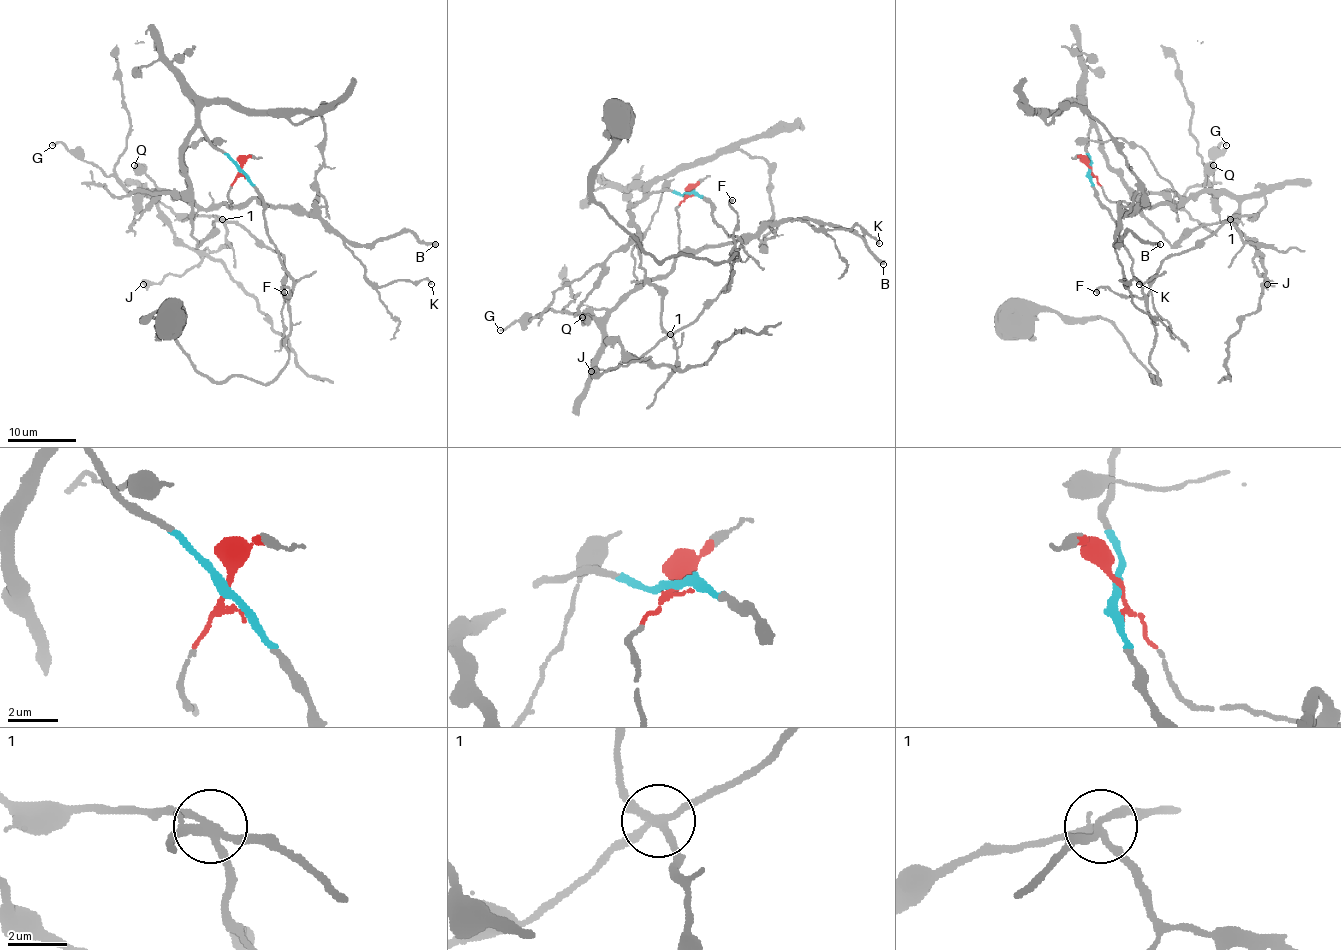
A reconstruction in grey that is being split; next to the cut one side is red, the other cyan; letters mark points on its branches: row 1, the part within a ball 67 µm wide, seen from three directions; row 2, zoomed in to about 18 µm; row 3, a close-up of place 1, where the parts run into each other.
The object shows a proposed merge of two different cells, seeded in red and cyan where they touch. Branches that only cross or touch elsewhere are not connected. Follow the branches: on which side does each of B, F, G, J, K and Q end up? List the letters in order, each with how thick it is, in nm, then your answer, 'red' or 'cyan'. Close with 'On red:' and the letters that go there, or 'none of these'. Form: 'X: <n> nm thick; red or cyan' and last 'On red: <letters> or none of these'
B: 400 nm thick; red
F: 340 nm thick; red
G: 200 nm thick; red
J: 700 nm thick; red
K: 160 nm thick; red
Q: 750 nm thick; red
On red: B, F, G, J, K, Q

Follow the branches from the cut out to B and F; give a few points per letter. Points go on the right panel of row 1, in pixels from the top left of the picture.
B: (1090, 169), (1109, 200), (1145, 207), (1145, 198), (1121, 217), (1115, 245), (1129, 231), (1160, 245)
F: (1090, 169), (1109, 200), (1174, 209), (1210, 192), (1266, 200), (1167, 257), (1146, 296), (1097, 293)

